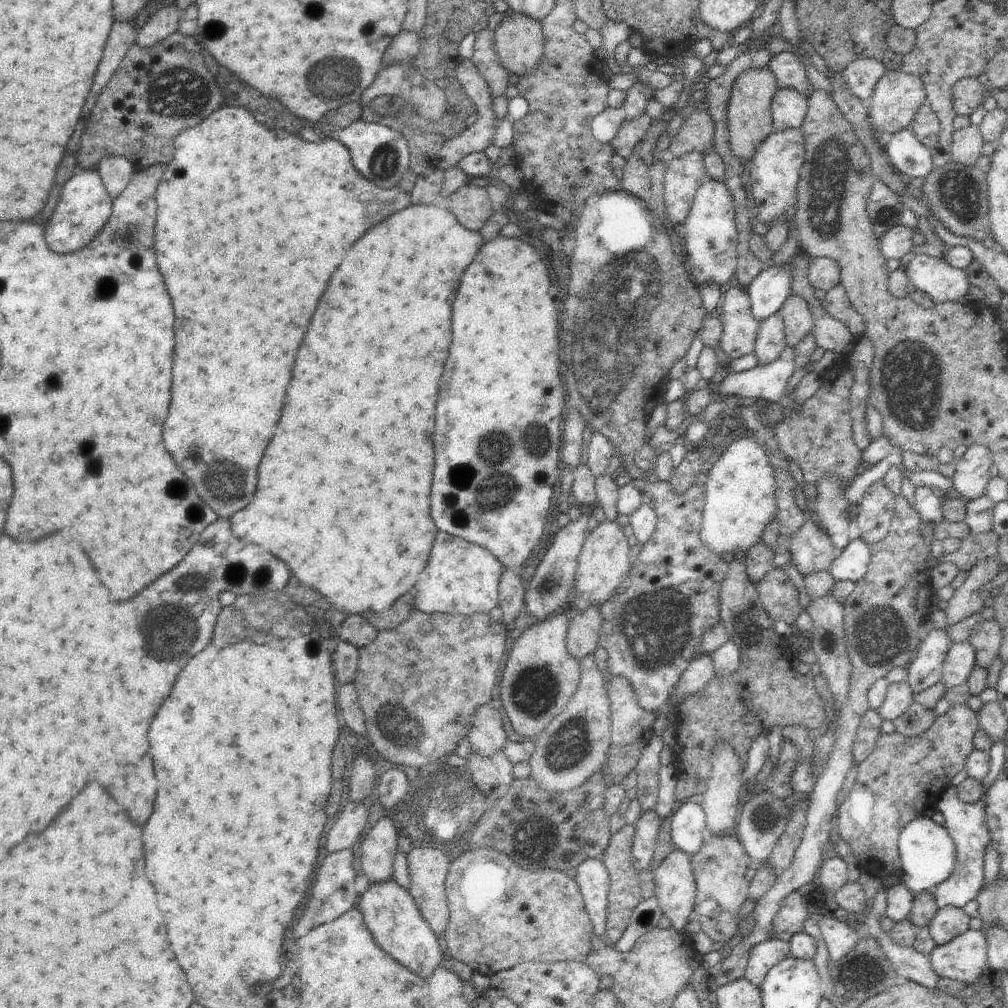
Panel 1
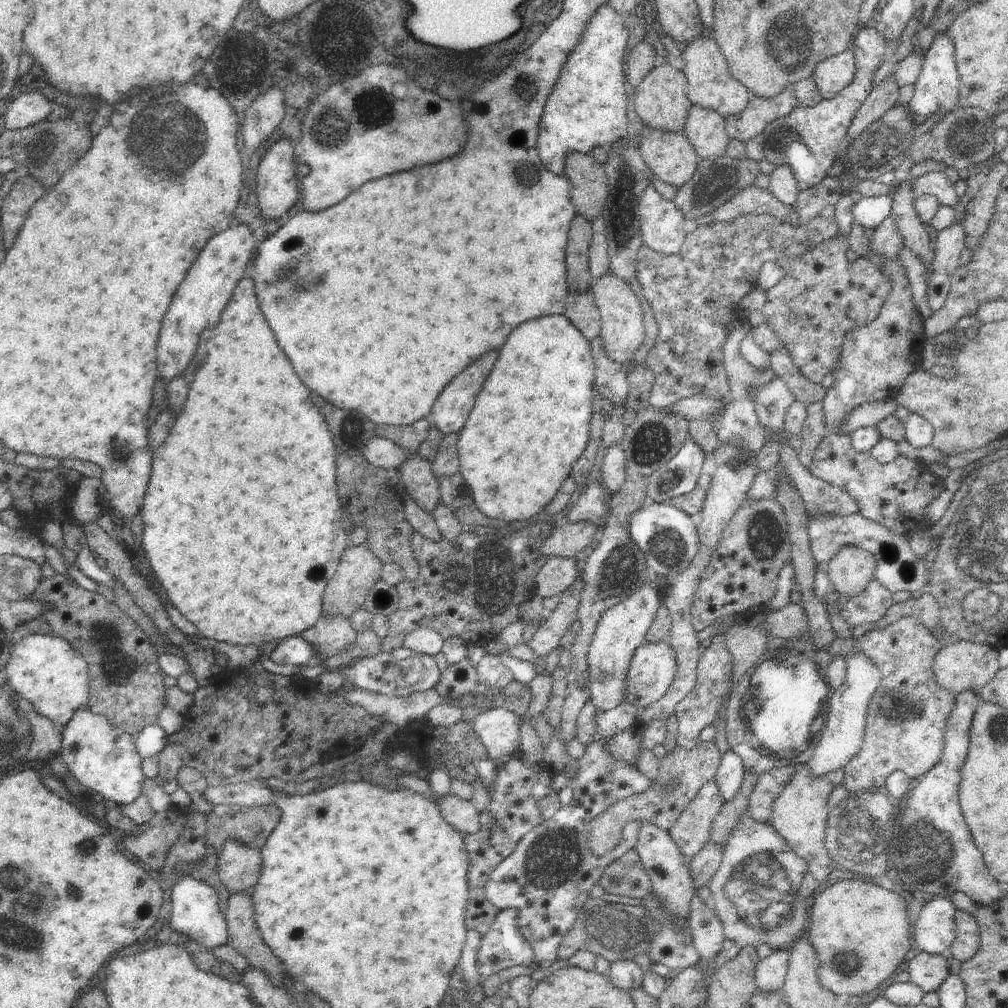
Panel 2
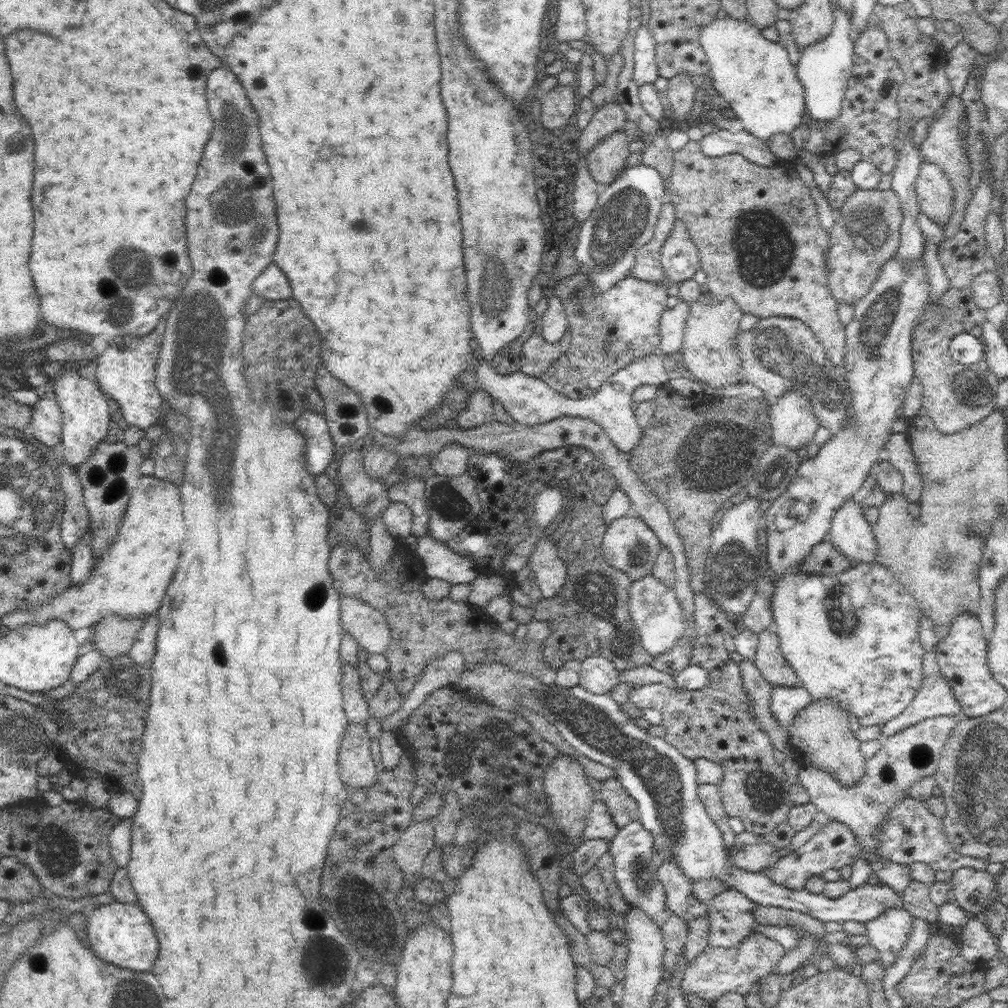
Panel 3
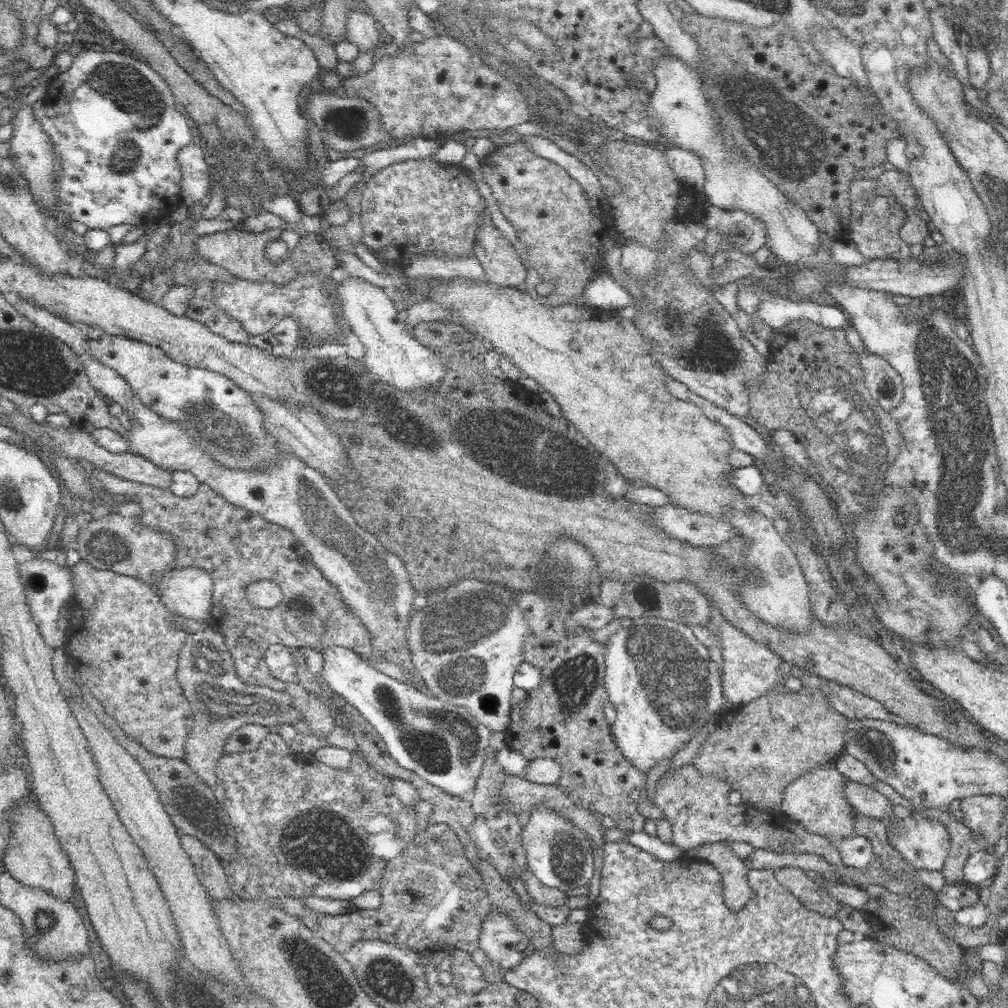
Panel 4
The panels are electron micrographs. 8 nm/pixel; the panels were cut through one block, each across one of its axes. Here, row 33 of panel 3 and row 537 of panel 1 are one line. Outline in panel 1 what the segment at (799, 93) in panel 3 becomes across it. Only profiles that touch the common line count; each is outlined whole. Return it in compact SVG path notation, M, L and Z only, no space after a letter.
M753 436L727 440L721 456L705 474L703 488L705 506L699 536L707 544L707 550L713 550L717 556L721 552L747 554L761 540L765 524L777 514L775 474L759 442Z

